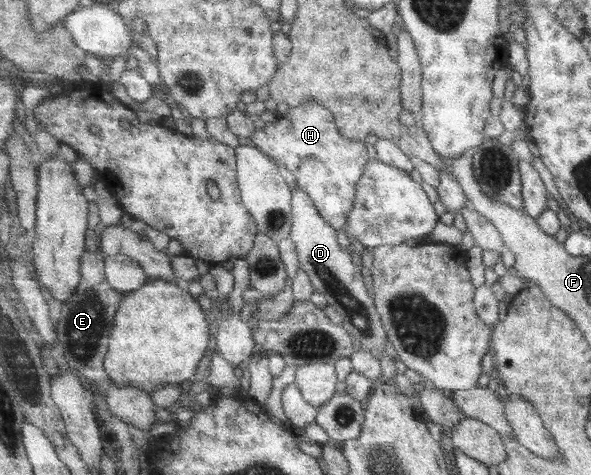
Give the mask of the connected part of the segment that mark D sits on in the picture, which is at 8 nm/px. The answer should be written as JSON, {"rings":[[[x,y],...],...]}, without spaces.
{"rings":[[[296,185],[293,191],[293,227],[292,241],[296,243],[296,251],[301,269],[310,276],[312,285],[323,293],[330,306],[342,315],[342,326],[354,336],[360,348],[369,350],[376,356],[384,354],[389,342],[381,314],[364,283],[364,277],[358,265],[354,265],[350,250],[341,247],[338,241],[338,230],[324,220],[318,207],[308,192]]]}

